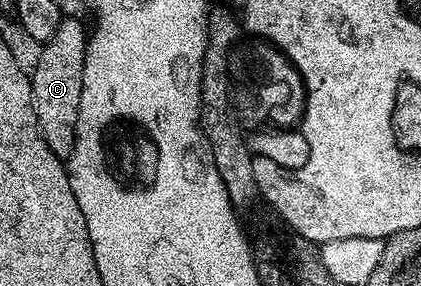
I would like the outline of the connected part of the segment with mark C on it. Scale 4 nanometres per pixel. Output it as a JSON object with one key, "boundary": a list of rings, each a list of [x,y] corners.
{"boundary":[[[61,17],[57,30],[43,43],[41,50],[44,51],[36,62],[36,71],[33,69],[30,74],[32,103],[40,125],[40,134],[61,160],[71,155],[76,143],[78,108],[82,104],[82,76],[88,43],[87,31],[84,32],[84,26],[78,19]]]}

